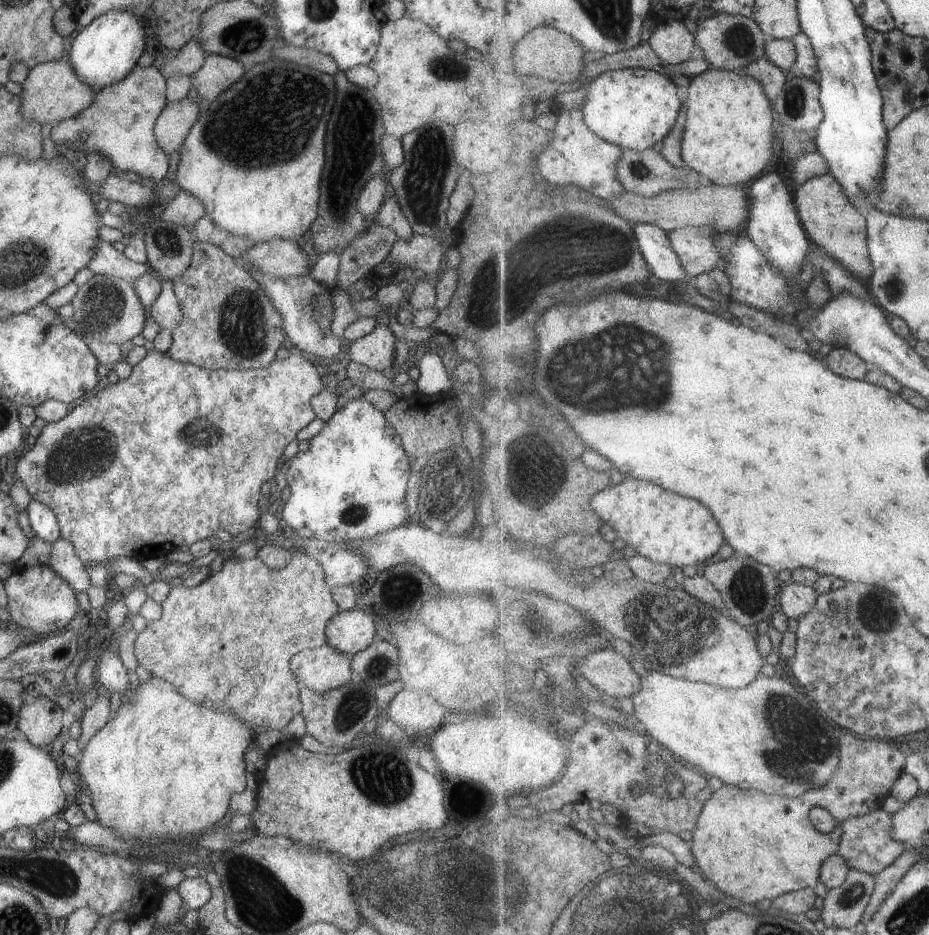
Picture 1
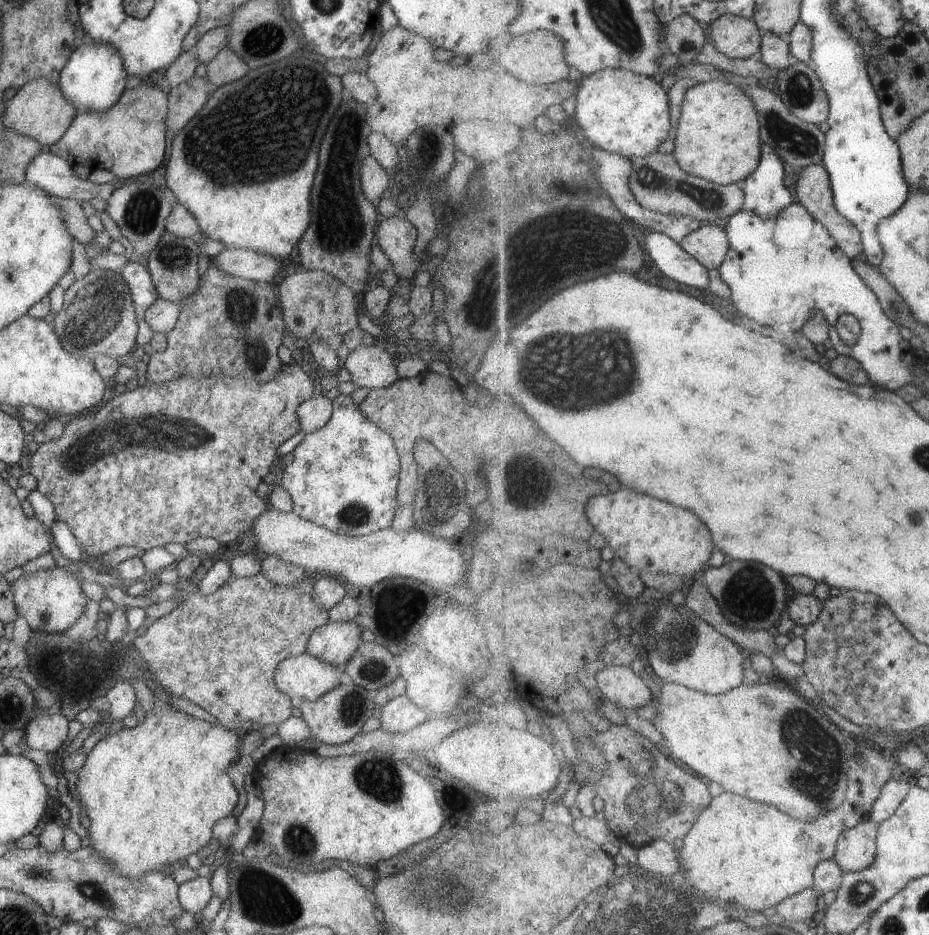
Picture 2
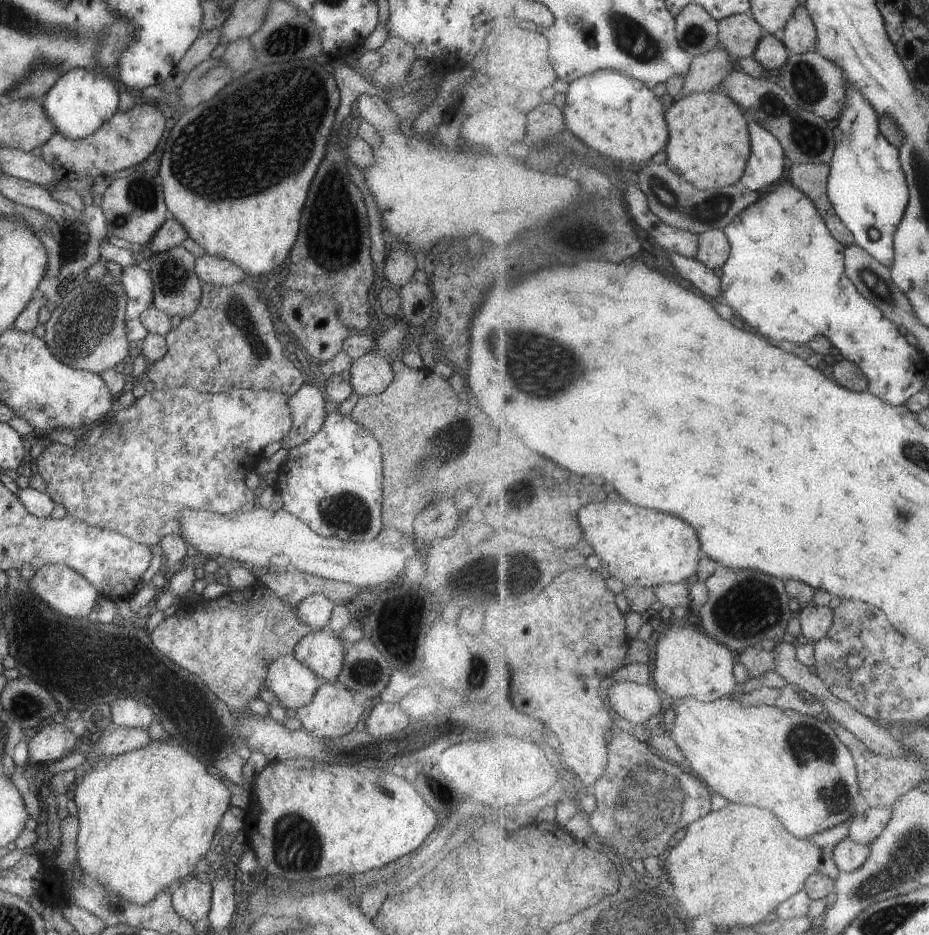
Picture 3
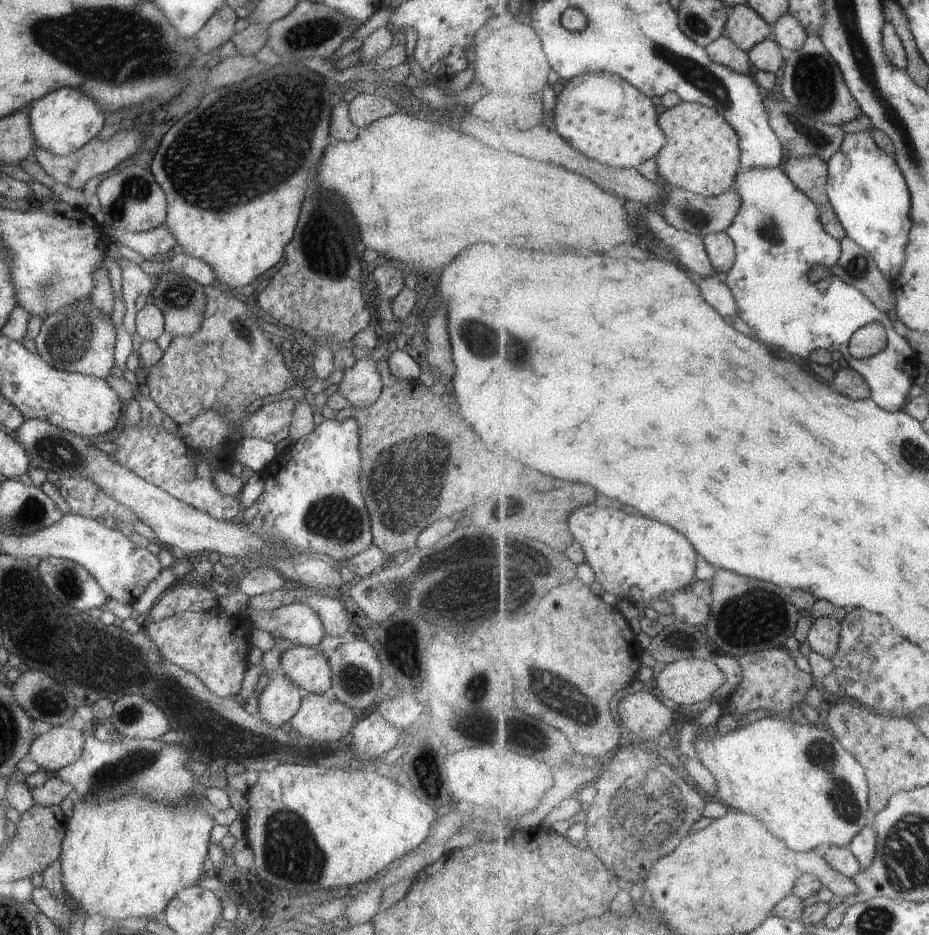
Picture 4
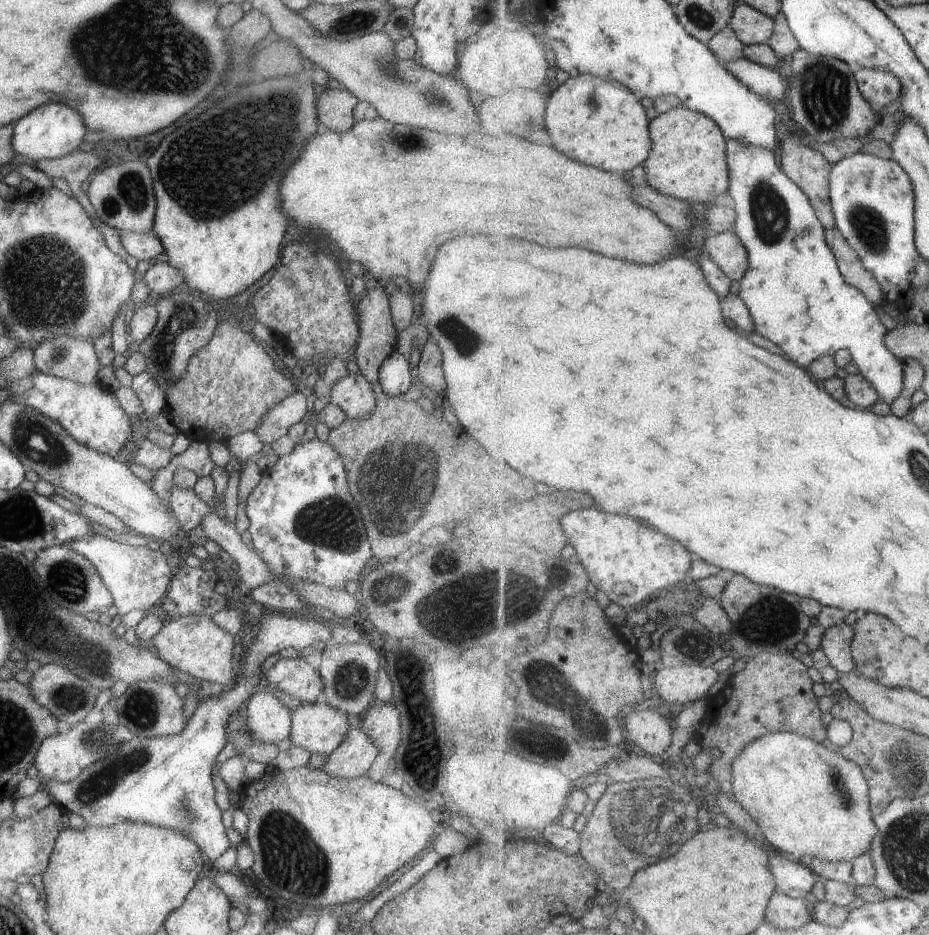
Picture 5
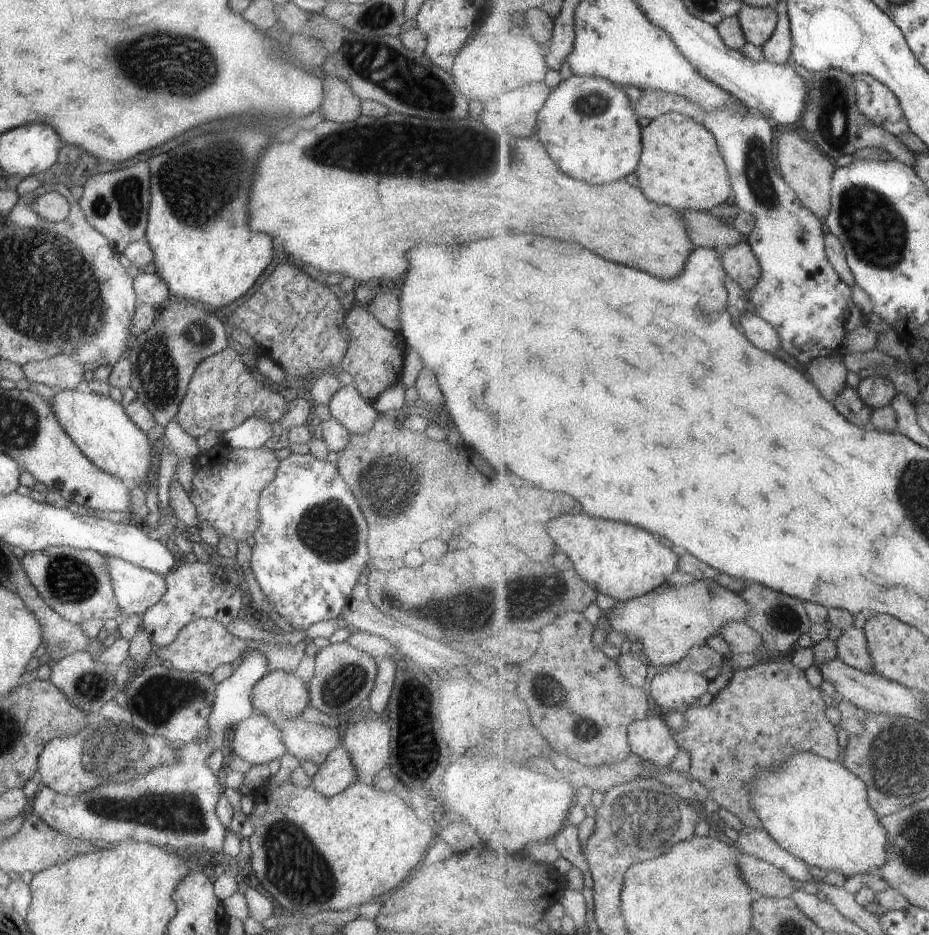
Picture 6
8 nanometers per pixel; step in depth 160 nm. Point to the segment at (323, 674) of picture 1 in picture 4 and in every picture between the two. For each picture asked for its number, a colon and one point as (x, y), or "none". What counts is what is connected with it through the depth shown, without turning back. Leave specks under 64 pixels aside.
2: (301, 676)
3: (293, 684)
4: (277, 702)

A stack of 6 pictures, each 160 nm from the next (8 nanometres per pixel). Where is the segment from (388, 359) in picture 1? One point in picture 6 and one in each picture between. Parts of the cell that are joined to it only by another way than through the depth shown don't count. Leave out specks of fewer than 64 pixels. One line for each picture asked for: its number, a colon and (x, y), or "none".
2: (370, 366)
3: (371, 373)
4: (360, 385)
5: (352, 394)
6: (354, 413)

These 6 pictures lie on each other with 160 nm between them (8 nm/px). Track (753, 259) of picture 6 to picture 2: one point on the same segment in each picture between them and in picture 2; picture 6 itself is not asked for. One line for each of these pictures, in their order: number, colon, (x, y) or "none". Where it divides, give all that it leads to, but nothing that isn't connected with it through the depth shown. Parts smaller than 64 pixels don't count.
2: (710, 244)
3: (714, 249)
4: (721, 247)
5: (726, 249)

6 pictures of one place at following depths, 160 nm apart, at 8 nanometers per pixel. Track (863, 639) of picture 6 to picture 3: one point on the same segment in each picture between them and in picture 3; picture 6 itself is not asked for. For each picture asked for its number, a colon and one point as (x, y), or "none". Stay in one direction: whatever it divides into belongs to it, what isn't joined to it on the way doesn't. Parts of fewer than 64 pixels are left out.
3: (815, 620)
4: (824, 636)
5: (837, 642)

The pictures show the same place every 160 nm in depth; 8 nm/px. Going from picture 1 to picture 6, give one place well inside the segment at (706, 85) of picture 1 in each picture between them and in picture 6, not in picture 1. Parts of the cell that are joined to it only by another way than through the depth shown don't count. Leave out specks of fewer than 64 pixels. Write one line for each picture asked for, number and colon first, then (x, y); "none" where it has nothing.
2: (718, 138)
3: (710, 142)
4: (703, 154)
5: (690, 163)
6: (687, 172)

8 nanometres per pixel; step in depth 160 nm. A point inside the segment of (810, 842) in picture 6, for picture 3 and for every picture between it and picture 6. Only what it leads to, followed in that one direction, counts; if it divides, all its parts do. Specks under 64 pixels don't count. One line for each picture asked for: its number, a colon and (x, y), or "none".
3: (793, 763)
4: (798, 780)
5: (811, 802)

